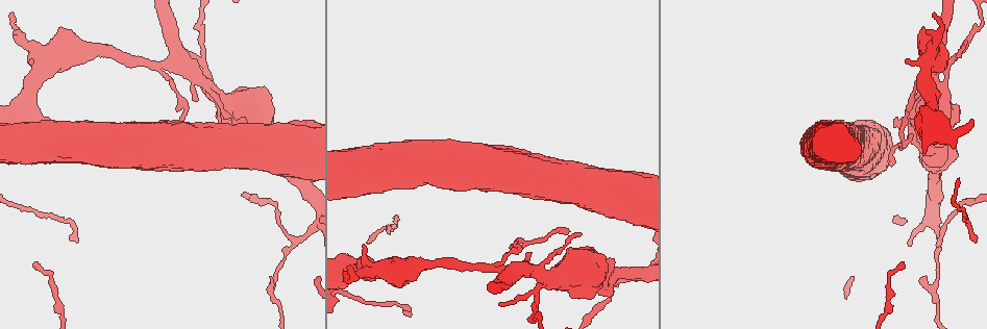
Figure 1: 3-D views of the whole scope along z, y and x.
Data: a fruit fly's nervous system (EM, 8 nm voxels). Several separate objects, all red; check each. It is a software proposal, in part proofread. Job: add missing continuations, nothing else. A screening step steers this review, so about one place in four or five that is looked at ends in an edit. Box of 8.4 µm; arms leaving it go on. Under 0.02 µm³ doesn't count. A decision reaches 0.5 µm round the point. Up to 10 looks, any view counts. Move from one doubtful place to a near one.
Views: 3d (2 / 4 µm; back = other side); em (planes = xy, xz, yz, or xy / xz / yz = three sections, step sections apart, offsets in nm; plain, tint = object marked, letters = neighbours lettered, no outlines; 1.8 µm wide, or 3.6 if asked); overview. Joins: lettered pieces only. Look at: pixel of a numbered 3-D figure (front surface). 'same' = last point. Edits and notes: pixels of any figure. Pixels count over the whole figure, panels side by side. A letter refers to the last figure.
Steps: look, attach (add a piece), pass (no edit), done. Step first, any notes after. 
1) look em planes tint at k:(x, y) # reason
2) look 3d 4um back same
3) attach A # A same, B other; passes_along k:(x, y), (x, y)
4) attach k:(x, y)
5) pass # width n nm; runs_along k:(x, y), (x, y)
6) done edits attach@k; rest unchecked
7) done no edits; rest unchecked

look em planes letters at 1:(417, 264) # thick turns thin

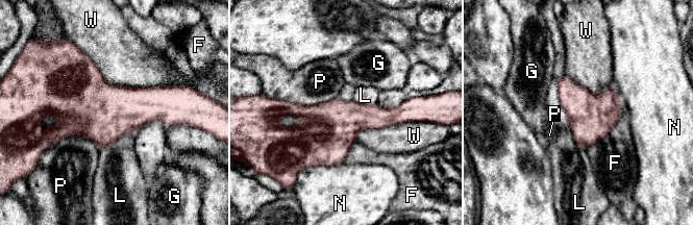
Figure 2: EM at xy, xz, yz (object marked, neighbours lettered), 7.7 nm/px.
pass # width 340 nm; F other, G other, L other, N other, P other, W other; border 2:(135, 130), (100, 148); none of them fits

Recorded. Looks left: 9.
look em 3.6um xz step 8 letters at 1:(25, 121)

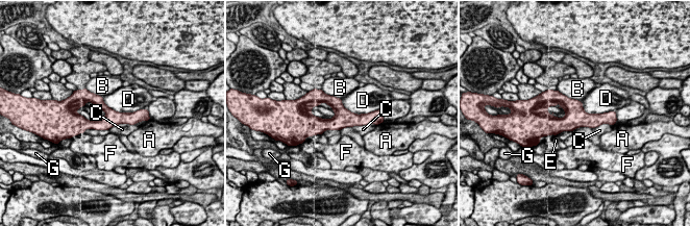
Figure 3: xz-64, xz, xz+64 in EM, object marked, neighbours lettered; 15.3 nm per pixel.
pass # A other, B other, C other, D other, E other, F other, G other; border 3:(101, 97), (118, 111), (143, 108); none of them fits

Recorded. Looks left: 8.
look em yz step 8 tint at 1:(499, 304) # branch stops here

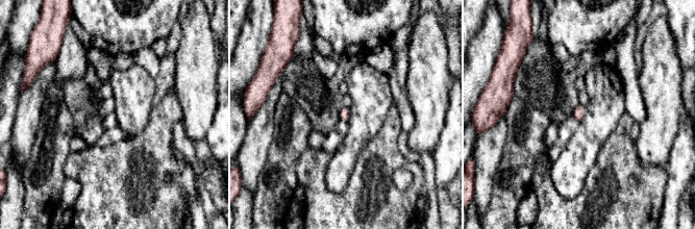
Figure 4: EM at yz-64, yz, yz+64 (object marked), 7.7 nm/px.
look em planes letters same # another direction

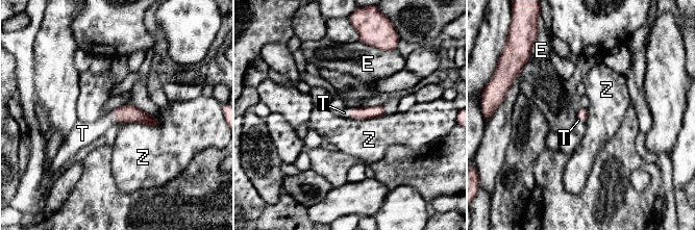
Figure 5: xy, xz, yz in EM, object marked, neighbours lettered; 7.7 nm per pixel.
attach T # longest_contact Z 300 nm; E other, T same, Z other; the neuron continues

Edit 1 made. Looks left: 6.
look overview # see it whole again

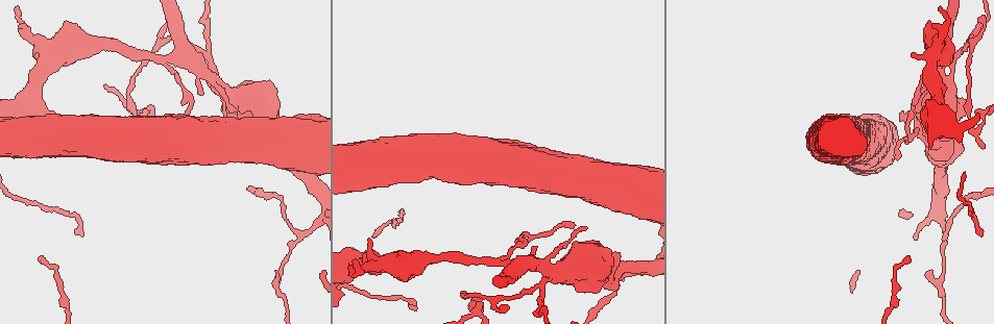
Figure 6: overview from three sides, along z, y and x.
look em yz step 4 tint at 6:(968, 117) # abrupt turn

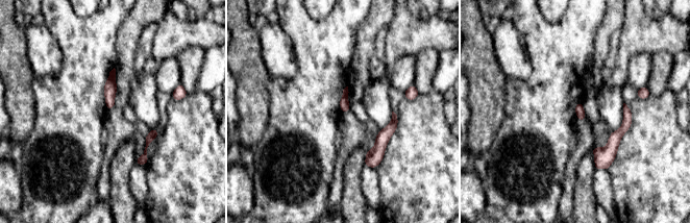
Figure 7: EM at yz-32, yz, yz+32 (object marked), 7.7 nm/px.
look em yz step 4 letters same # see the neighbours

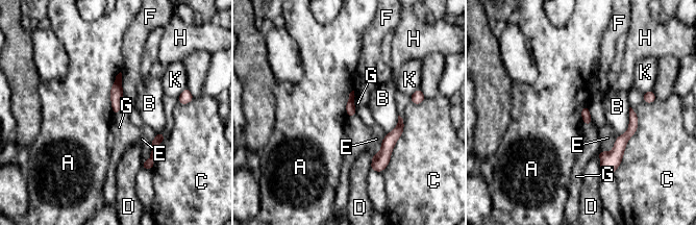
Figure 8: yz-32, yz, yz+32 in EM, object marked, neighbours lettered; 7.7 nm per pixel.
pass # A other, B other, C other, D other, E other, F other, G other, H other, K other; runs_along 8:(119, 77), (116, 110); none of them fits

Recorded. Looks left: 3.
done edits attach@5; rest unchecked

